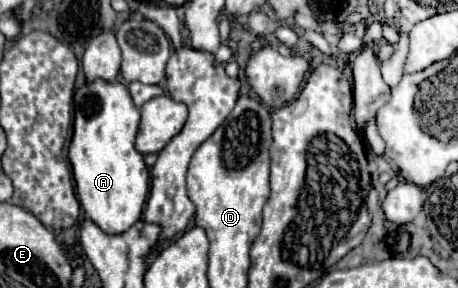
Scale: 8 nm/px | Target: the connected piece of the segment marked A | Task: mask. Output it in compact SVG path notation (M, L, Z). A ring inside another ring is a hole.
M95 80L75 90L75 132L67 148L73 168L77 198L87 214L105 234L129 230L143 214L149 194L149 170L143 154L133 146L139 110L121 82Z

